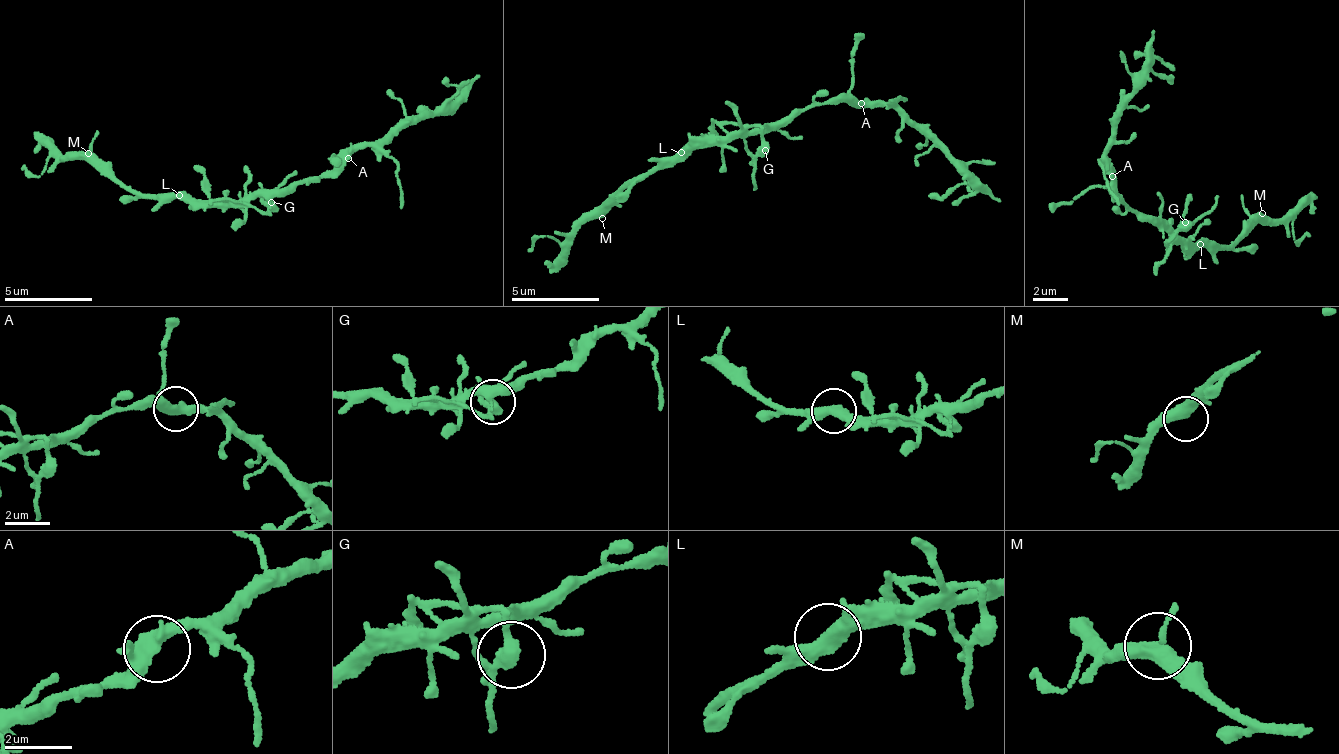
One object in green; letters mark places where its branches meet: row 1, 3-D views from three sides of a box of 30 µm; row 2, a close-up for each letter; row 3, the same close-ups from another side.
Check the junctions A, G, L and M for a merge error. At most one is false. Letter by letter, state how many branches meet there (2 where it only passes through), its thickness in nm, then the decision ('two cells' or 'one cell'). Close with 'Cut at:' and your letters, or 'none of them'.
A: branches 3; calibre 360 nm; one cell
G: branches 2; calibre 360 nm; one cell
L: branches 2; calibre 420 nm; one cell
M: branches 3; calibre 360 nm; one cell
Cut at: none of them

